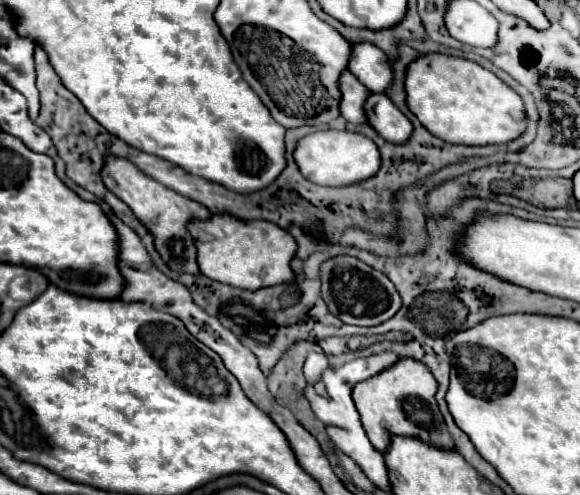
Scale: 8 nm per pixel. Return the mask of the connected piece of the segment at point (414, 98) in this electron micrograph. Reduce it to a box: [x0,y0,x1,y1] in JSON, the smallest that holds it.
[406,53,526,145]

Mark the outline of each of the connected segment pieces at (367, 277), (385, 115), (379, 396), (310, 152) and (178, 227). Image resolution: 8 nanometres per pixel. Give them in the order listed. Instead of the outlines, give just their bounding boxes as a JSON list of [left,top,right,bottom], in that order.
[[320,255,400,325],[366,93,412,143],[352,357,454,451],[294,129,380,187],[102,155,210,275]]

